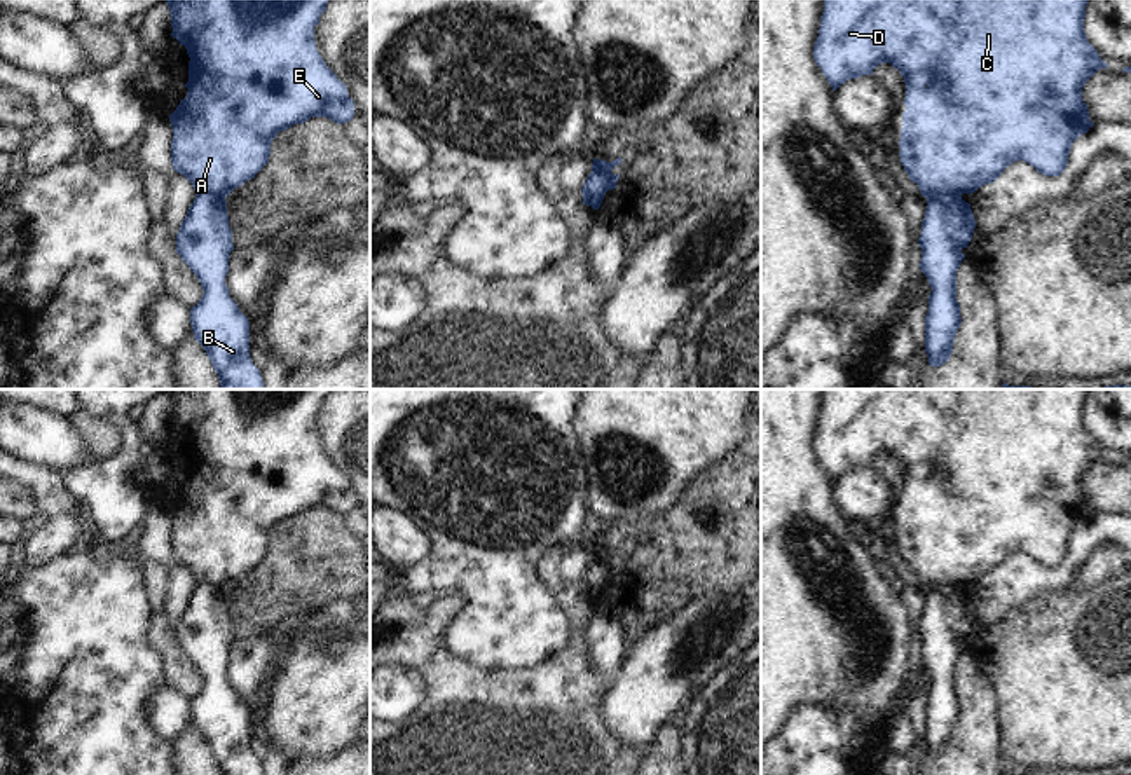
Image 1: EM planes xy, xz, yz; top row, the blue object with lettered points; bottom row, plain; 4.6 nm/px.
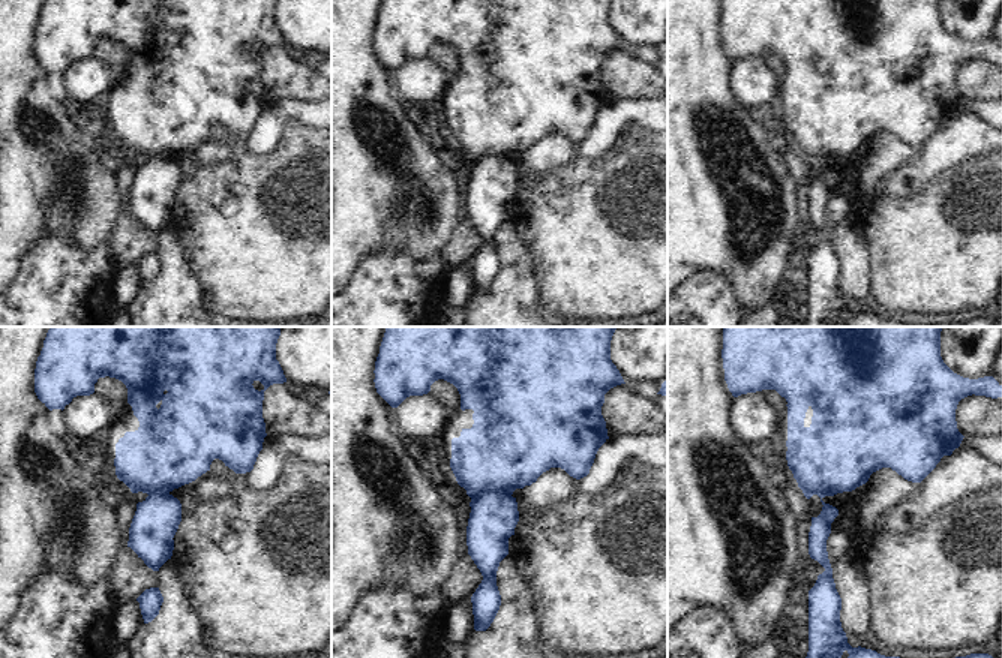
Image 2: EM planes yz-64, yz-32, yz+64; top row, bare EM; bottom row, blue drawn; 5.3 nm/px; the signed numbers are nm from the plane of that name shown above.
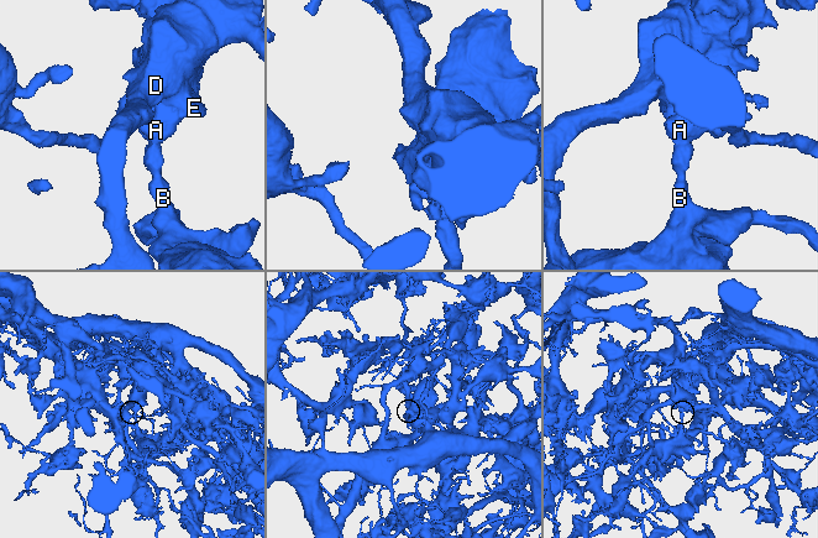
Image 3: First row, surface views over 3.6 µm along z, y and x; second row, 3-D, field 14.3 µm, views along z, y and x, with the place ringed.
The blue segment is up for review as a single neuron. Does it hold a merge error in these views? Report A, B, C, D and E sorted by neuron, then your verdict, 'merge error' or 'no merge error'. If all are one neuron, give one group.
A C D E / B | merge error

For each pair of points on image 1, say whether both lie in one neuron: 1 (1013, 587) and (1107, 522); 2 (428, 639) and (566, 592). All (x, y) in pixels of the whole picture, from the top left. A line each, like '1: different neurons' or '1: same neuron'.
1: same neuron
2: same neuron

